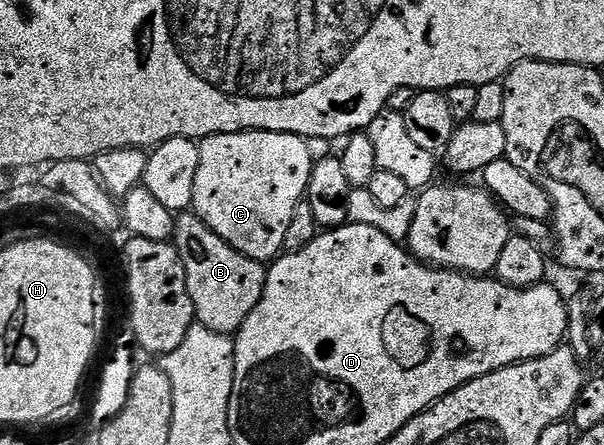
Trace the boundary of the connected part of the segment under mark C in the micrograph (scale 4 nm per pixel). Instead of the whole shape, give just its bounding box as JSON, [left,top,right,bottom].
[192,132,315,262]

